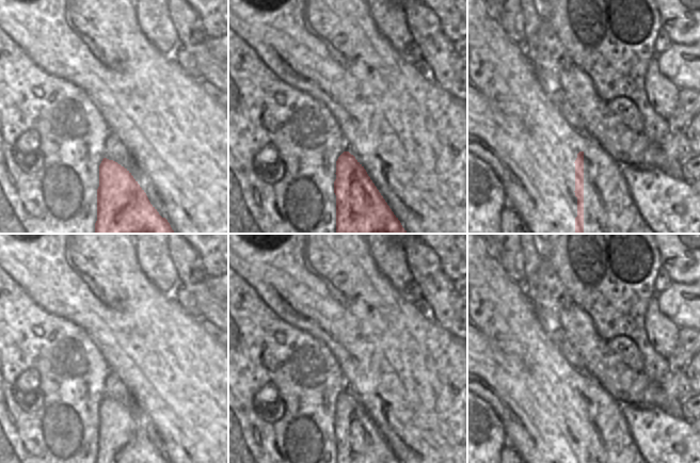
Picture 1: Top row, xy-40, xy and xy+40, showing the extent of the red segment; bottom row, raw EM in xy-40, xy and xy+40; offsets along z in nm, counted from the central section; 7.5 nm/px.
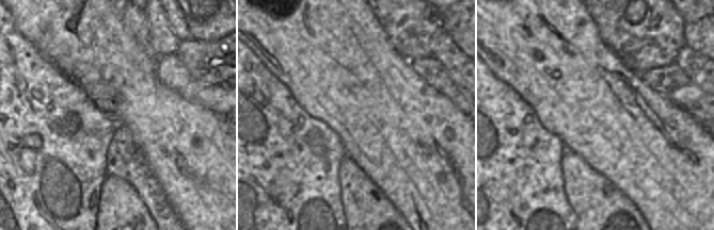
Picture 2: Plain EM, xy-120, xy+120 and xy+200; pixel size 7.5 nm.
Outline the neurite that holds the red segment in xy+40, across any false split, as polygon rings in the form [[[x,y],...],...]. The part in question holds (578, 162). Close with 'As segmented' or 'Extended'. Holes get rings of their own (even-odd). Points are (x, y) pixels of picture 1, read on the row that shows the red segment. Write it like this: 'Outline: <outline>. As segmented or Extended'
Outline: [[[584,151],[577,154],[573,164],[573,190],[575,192],[575,234],[584,234]]]. Extended

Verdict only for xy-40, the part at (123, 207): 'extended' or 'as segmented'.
as segmented

